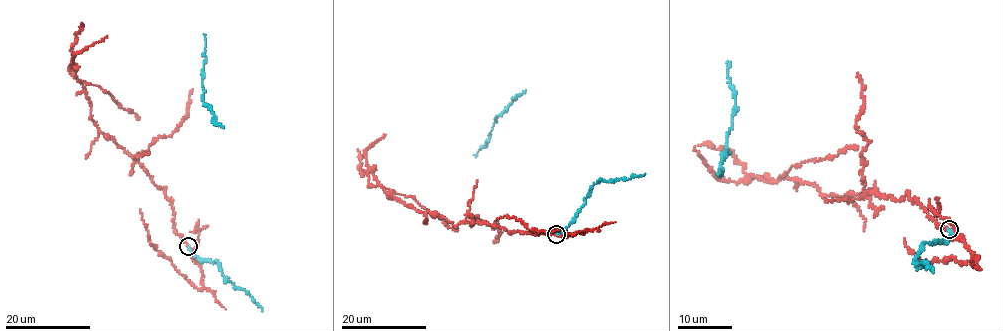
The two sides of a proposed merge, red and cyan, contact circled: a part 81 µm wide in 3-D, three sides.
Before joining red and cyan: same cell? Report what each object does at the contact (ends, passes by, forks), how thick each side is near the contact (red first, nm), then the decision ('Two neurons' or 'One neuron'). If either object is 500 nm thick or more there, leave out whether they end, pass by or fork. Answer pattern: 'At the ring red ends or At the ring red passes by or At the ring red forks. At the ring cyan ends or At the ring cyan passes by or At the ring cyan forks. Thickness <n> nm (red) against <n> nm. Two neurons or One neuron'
At the ring red passes by. At the ring cyan ends. Thickness 190 nm (red) against 160 nm. Two neurons

